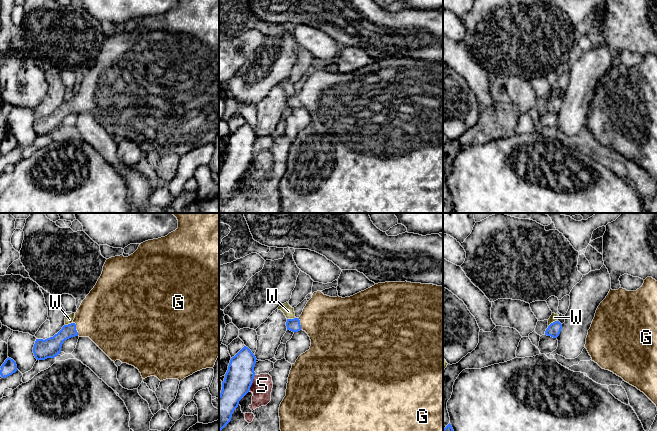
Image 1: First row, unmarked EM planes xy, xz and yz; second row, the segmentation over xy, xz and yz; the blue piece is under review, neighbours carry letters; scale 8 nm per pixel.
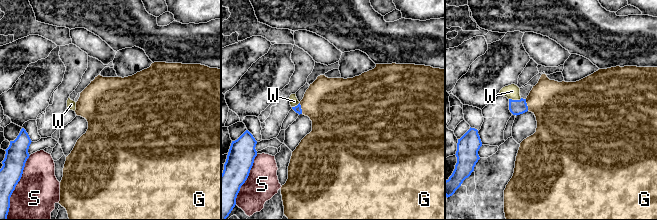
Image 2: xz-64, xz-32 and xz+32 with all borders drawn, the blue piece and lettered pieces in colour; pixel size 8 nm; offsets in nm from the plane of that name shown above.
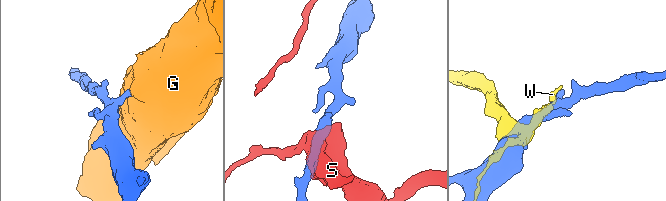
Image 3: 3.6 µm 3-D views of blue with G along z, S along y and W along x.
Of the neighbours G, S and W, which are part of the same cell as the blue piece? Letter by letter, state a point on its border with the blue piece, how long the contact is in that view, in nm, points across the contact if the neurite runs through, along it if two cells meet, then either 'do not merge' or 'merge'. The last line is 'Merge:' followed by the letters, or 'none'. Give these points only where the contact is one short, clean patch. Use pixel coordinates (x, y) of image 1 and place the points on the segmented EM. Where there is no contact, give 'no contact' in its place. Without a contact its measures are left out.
G: xy (75, 329) | 120 nm | across xy (51, 347), (67, 331), (75, 329), (103, 316) | merge
S: xz (252, 382) | 140 nm | do not merge
W: yz (553, 322) | 90 nm | do not merge
Merge: G

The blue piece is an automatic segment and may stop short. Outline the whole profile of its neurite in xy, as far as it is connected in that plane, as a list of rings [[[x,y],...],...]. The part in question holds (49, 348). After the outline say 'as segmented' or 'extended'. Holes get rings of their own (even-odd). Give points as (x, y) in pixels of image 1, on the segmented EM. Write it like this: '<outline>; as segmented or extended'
[[[171,213],[178,220],[178,228],[165,237],[141,243],[128,257],[123,255],[106,260],[103,271],[94,288],[82,301],[71,324],[64,325],[53,337],[36,339],[33,353],[37,360],[54,358],[61,352],[65,340],[79,336],[89,337],[112,361],[120,360],[139,370],[143,379],[155,376],[160,381],[178,379],[179,381],[206,368],[213,368],[219,357],[219,213]]]; extended

